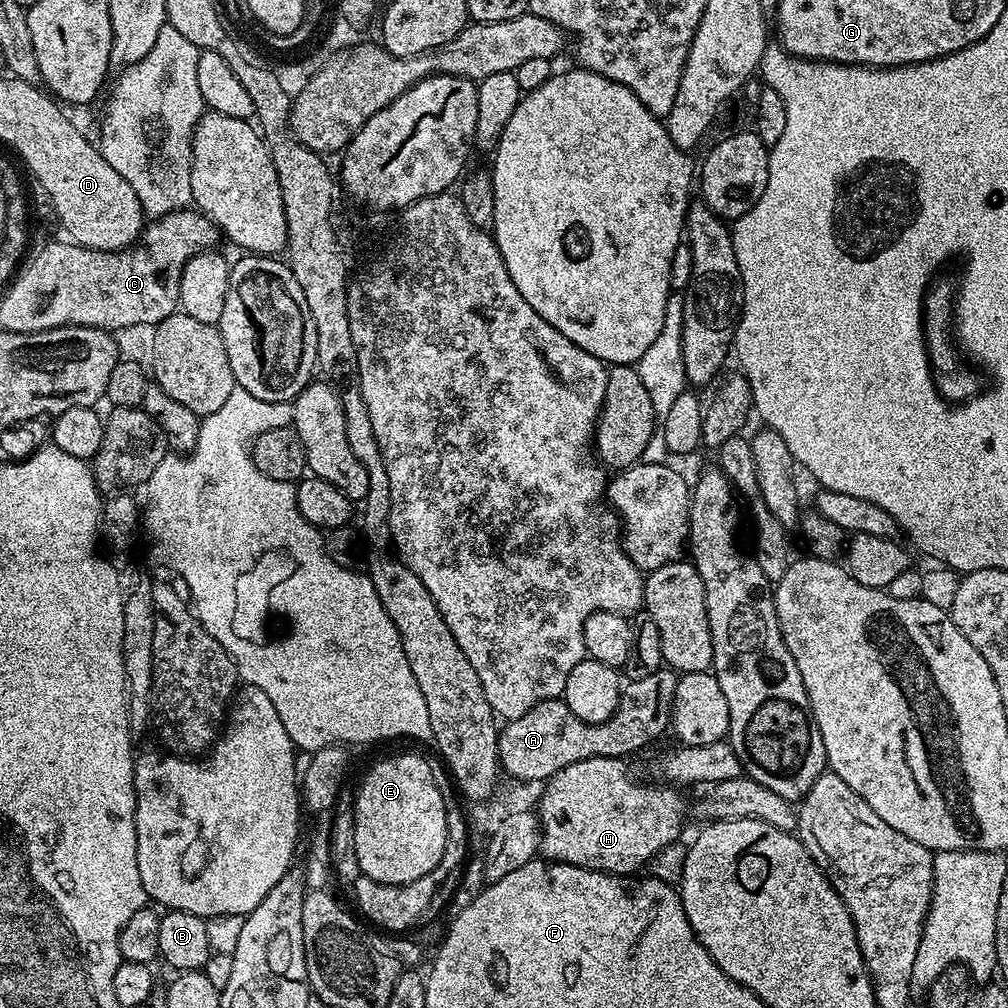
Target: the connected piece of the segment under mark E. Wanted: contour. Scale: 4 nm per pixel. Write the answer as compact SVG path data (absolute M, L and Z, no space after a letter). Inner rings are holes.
M404 752L401 756L388 756L385 760L380 760L364 776L364 781L360 784L360 789L355 789L354 803L352 805L352 849L356 855L355 867L360 867L359 871L363 875L374 878L374 882L383 884L405 884L414 882L414 878L422 878L422 874L430 874L438 862L442 862L442 850L446 850L446 802L442 798L442 790L438 790L438 782L434 782L433 765L428 765L428 760L424 756L419 756L416 752Z

